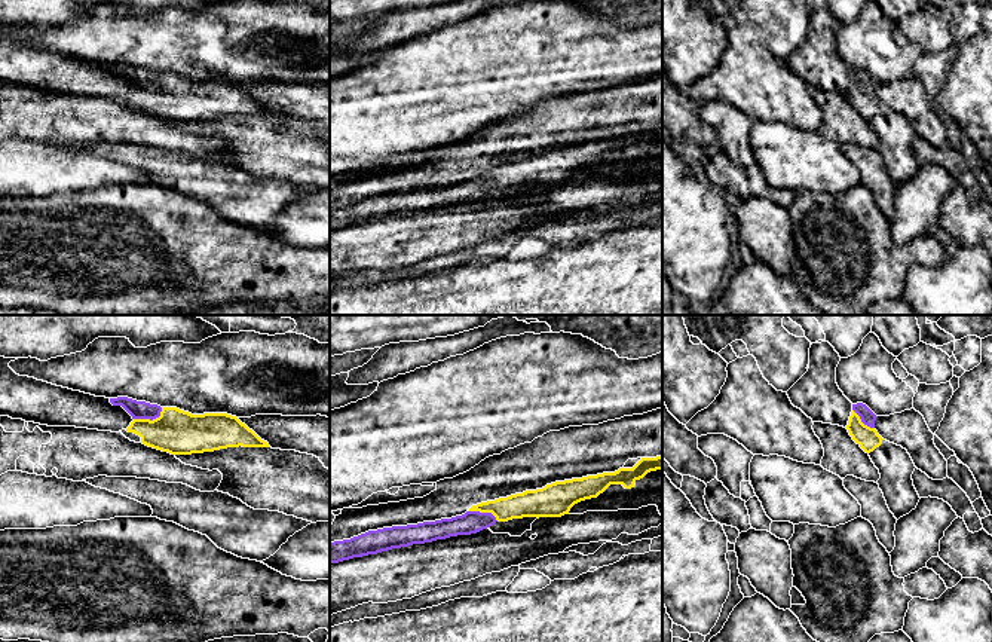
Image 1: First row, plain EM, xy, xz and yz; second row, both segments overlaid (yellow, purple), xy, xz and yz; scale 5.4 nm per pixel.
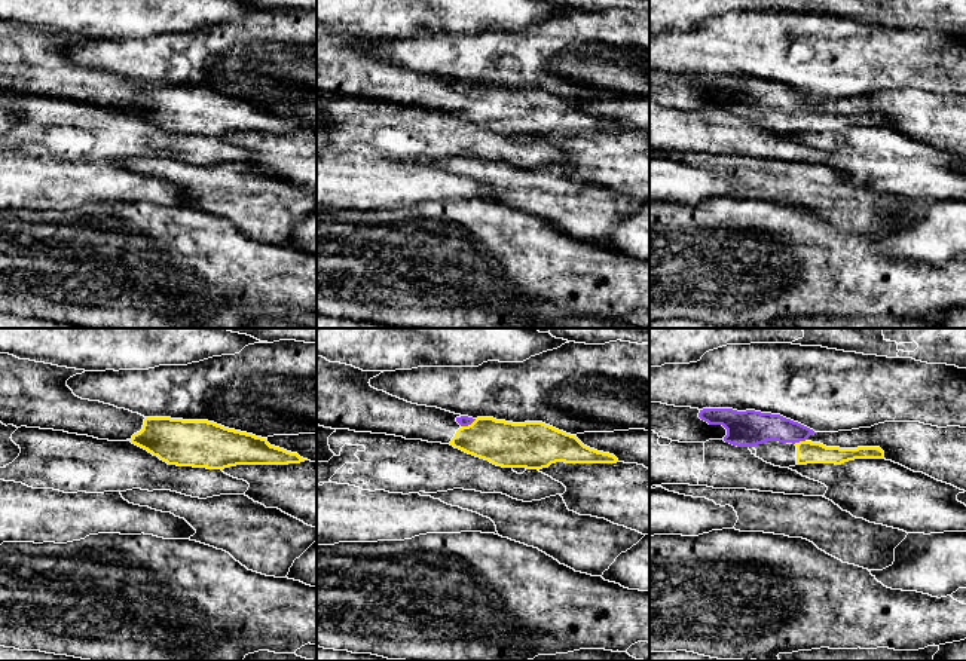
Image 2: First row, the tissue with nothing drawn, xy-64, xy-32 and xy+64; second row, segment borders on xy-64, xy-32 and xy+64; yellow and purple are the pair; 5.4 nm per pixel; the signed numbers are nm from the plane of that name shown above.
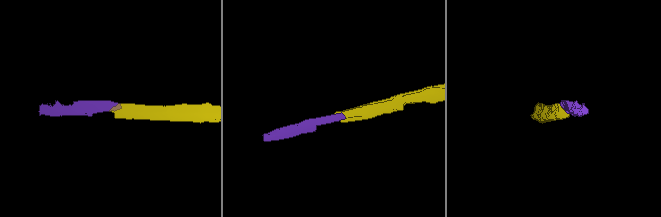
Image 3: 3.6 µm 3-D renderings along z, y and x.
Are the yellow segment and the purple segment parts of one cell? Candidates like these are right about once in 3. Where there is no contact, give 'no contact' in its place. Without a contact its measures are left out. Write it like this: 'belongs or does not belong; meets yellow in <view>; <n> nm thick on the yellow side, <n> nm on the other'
belongs; meets yellow in xy; 240 nm thick on the yellow side, 100 nm on the other

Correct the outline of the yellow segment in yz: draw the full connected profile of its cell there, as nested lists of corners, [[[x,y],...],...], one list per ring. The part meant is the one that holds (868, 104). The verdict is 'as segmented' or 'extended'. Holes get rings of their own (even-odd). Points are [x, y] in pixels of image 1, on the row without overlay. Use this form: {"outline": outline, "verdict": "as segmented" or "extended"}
{"outline": [[[863,70],[852,71],[846,97],[852,107],[870,120],[882,111],[882,104],[875,97],[876,82]]], "verdict": "extended"}

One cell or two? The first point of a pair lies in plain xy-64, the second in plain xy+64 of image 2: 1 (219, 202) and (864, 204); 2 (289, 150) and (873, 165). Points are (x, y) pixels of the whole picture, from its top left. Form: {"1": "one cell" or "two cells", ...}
{"1": "one cell", "2": "one cell"}

